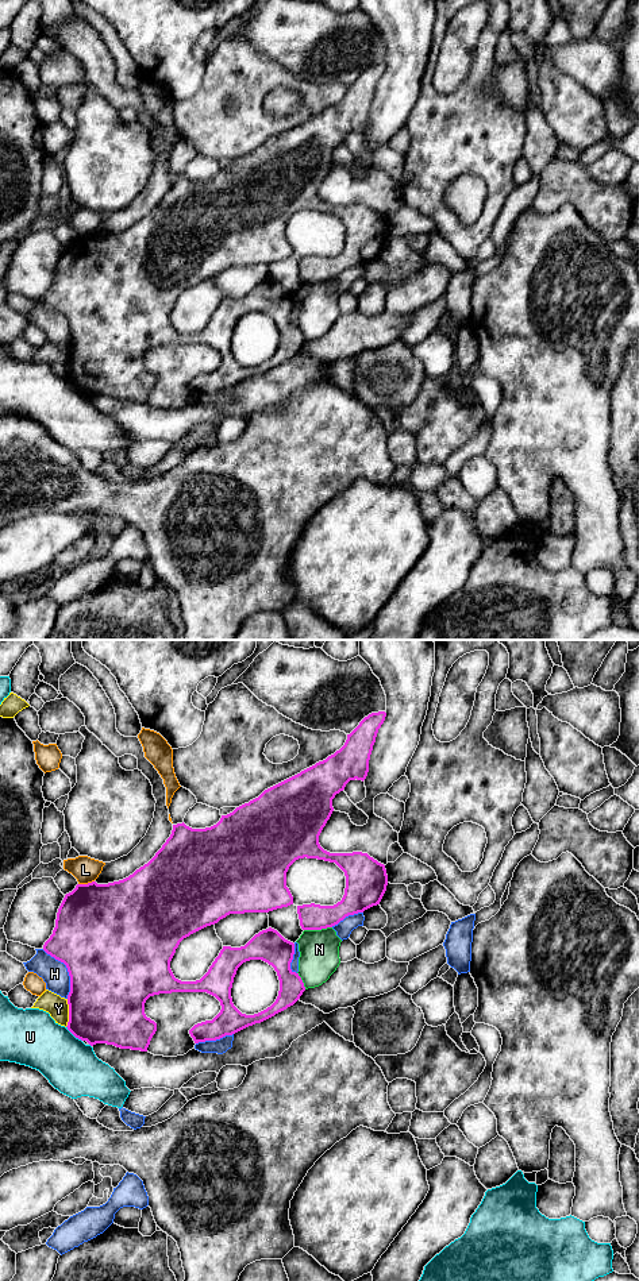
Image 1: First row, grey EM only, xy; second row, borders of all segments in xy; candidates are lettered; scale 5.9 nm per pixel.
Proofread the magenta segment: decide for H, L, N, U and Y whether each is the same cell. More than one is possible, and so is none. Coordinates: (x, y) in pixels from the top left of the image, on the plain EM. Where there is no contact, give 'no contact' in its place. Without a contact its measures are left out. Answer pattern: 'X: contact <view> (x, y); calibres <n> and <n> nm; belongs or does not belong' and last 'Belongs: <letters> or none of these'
H: contact xy (68, 323); calibres 500 and 160 nm; does not belong
L: contact xy (85, 236); calibres 480 and 160 nm; does not belong
N: contact xy (318, 281); calibres 160 and 240 nm; does not belong
U: contact xy (73, 386); calibres 440 and 340 nm; does not belong
Y: contact xy (69, 365); calibres 460 and 130 nm; does not belong
Belongs: none of these

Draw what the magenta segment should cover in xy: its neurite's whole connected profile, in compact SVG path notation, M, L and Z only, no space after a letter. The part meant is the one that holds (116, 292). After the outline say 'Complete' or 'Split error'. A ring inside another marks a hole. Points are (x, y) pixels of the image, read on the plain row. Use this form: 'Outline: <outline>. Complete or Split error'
Outline: M385 63L369 66L334 107L222 167L216 177L205 181L192 181L184 174L173 177L170 189L155 208L128 229L108 236L77 236L65 247L43 302L68 320L70 344L66 379L76 390L91 398L107 396L147 404L157 375L146 369L145 355L159 346L207 344L220 354L222 362L212 373L189 382L195 396L232 387L274 369L300 351L305 339L299 325L290 321L295 296L272 279L255 286L245 298L223 298L200 332L176 331L170 313L184 290L230 266L269 265L293 256L286 224L299 211L335 215L346 228L344 247L336 256L297 258L303 282L332 279L349 267L380 256L388 238L385 217L362 204L330 205L320 198L319 188L334 163L335 147L350 132L366 131L373 97L385 69ZM250 312L272 317L280 332L276 354L254 367L242 366L231 350L236 323Z. Complete

